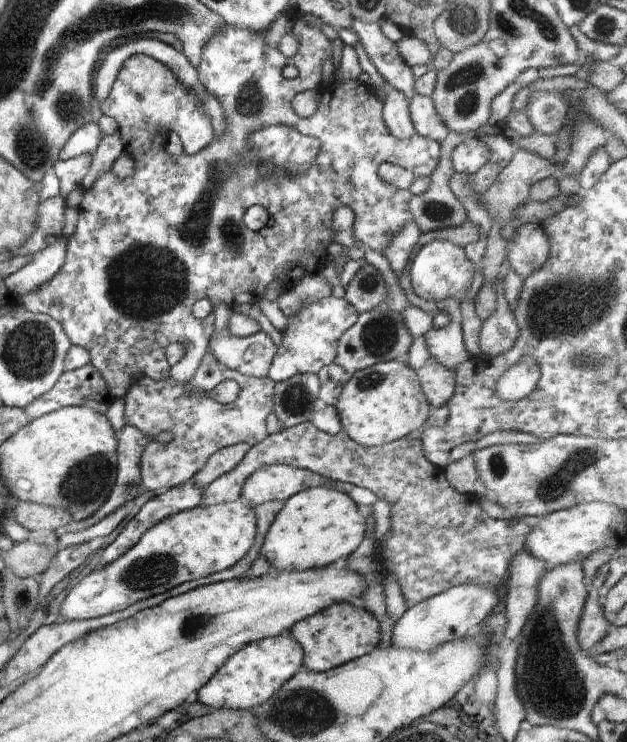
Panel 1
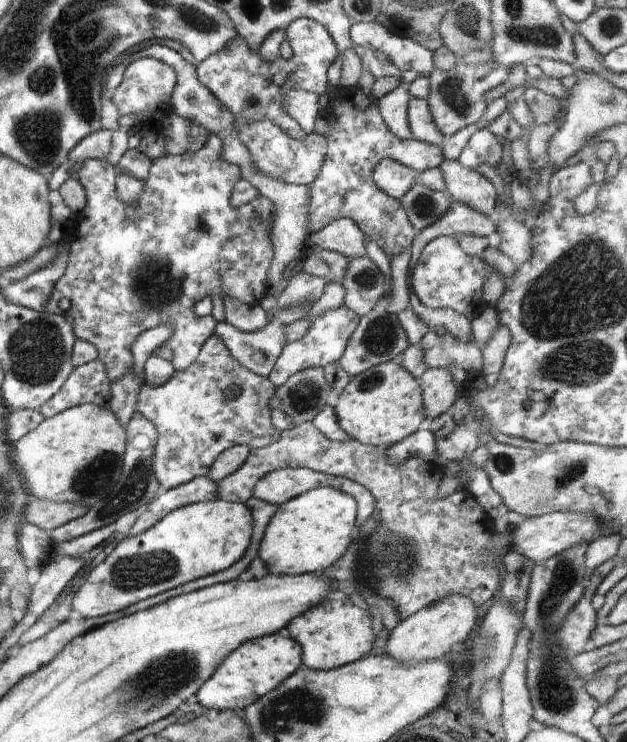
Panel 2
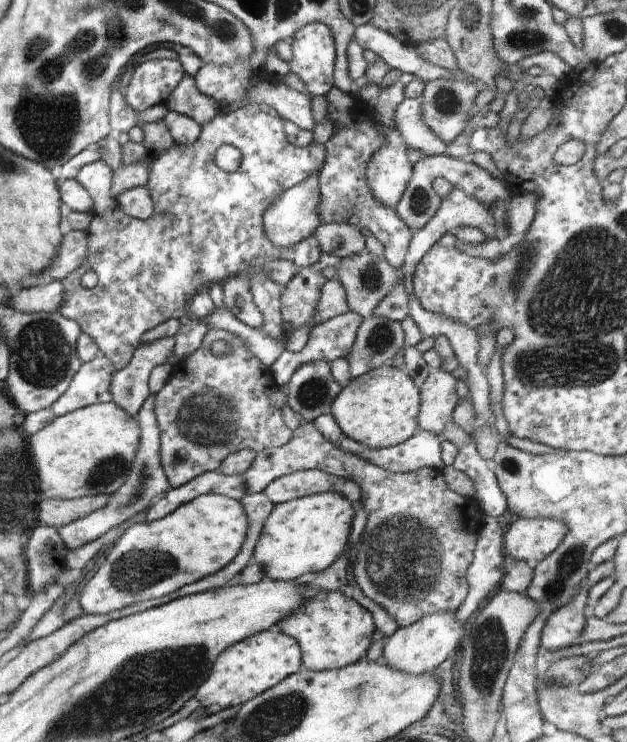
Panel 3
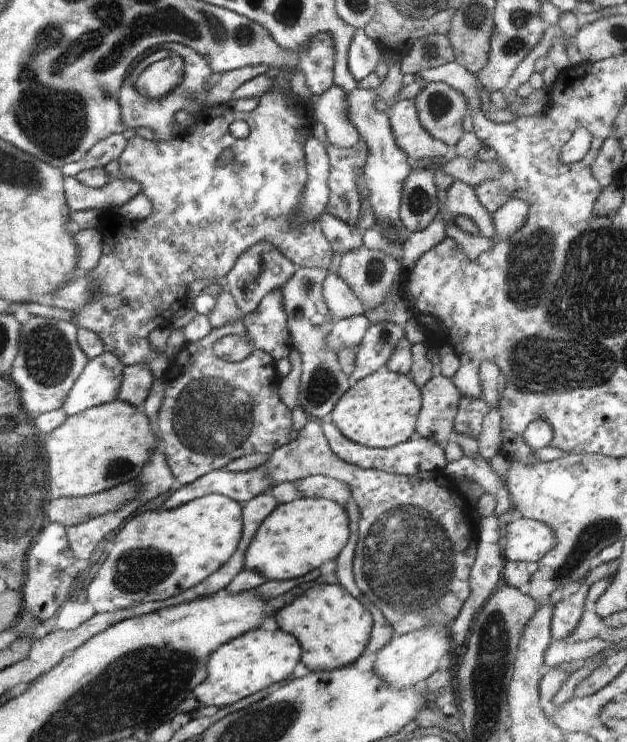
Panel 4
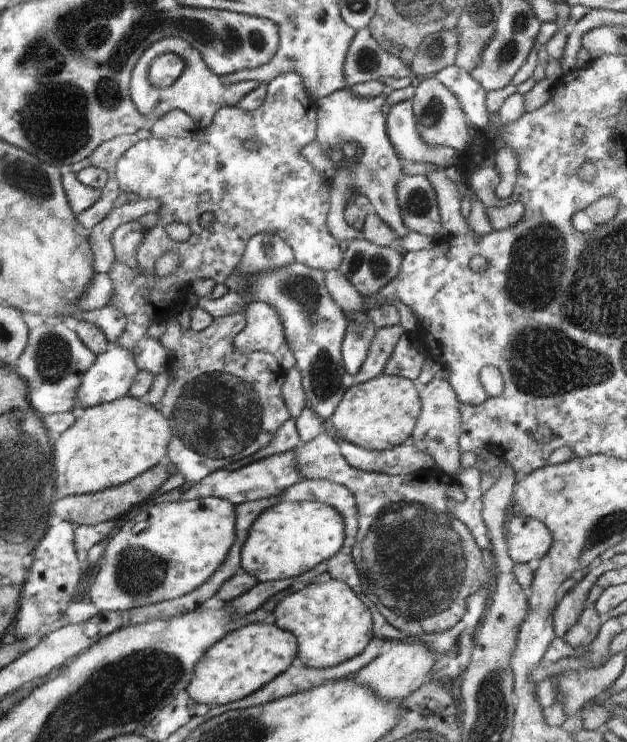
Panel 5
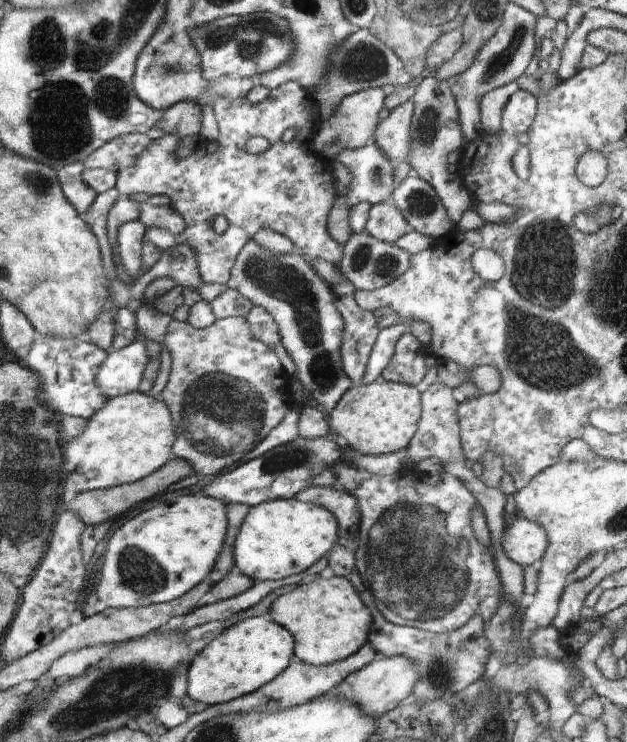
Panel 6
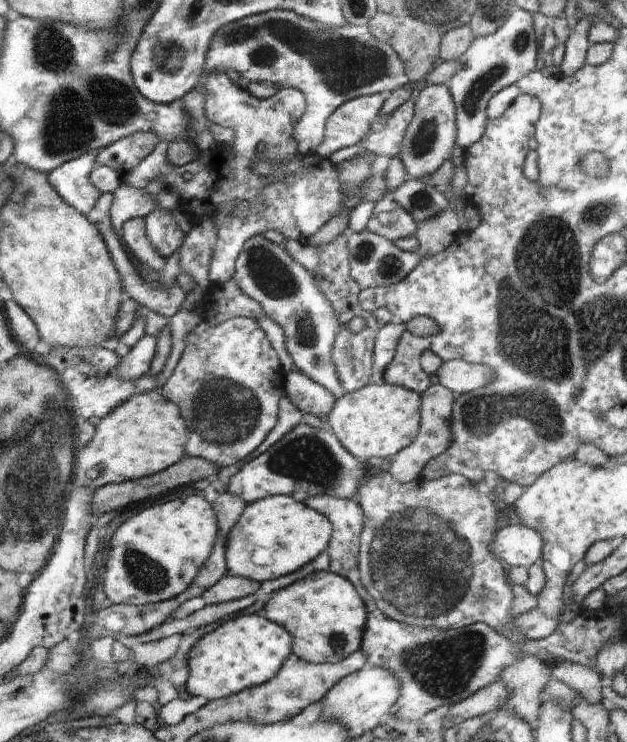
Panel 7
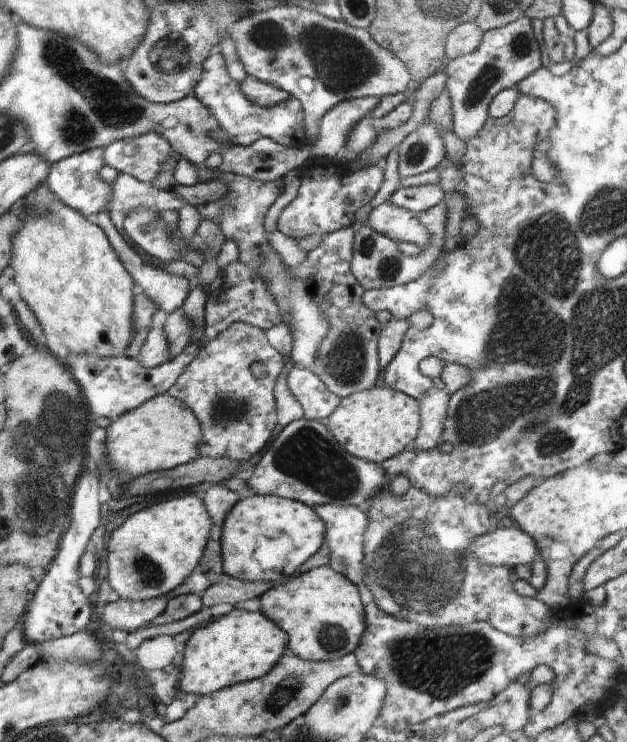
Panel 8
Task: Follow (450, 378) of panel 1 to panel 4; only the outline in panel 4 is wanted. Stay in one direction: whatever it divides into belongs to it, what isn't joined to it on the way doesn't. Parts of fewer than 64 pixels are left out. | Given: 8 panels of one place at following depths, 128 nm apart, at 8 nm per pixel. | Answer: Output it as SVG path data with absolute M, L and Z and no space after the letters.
M439 375L432 377L421 388L421 409L415 424L415 431L420 436L434 441L443 449L449 443L448 437L455 430L455 418L459 407L461 392L456 388L452 379Z

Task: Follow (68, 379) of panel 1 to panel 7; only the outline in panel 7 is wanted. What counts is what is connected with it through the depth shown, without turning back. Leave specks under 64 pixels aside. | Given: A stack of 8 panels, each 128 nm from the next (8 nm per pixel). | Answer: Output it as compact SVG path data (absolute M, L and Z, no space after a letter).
M144 335L132 349L121 358L117 375L130 380L146 374L151 369L151 362L157 349L157 337Z

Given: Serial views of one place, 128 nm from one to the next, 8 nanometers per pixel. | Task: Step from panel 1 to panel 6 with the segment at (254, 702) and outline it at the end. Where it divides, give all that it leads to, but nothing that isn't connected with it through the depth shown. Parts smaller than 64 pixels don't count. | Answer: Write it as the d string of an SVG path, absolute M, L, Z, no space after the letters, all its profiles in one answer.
M267 616L243 619L224 629L207 645L201 645L192 658L187 682L187 694L196 702L208 705L227 703L235 698L258 690L276 678L290 664L294 656L295 640L283 626Z

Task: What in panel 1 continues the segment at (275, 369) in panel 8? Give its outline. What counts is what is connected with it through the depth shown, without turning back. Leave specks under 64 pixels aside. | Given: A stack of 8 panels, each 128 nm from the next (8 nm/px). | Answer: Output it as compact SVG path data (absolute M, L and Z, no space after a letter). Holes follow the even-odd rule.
M208 352L188 382L181 383L170 376L161 381L143 377L131 384L124 396L127 424L150 438L162 431L173 434L170 442L150 440L145 445L140 461L142 485L162 494L190 481L217 450L238 443L254 446L262 442L270 435L267 416L273 411L274 391L275 382L269 376L251 377L229 369ZM226 379L238 382L241 392L233 402L221 404L210 397L208 389Z

